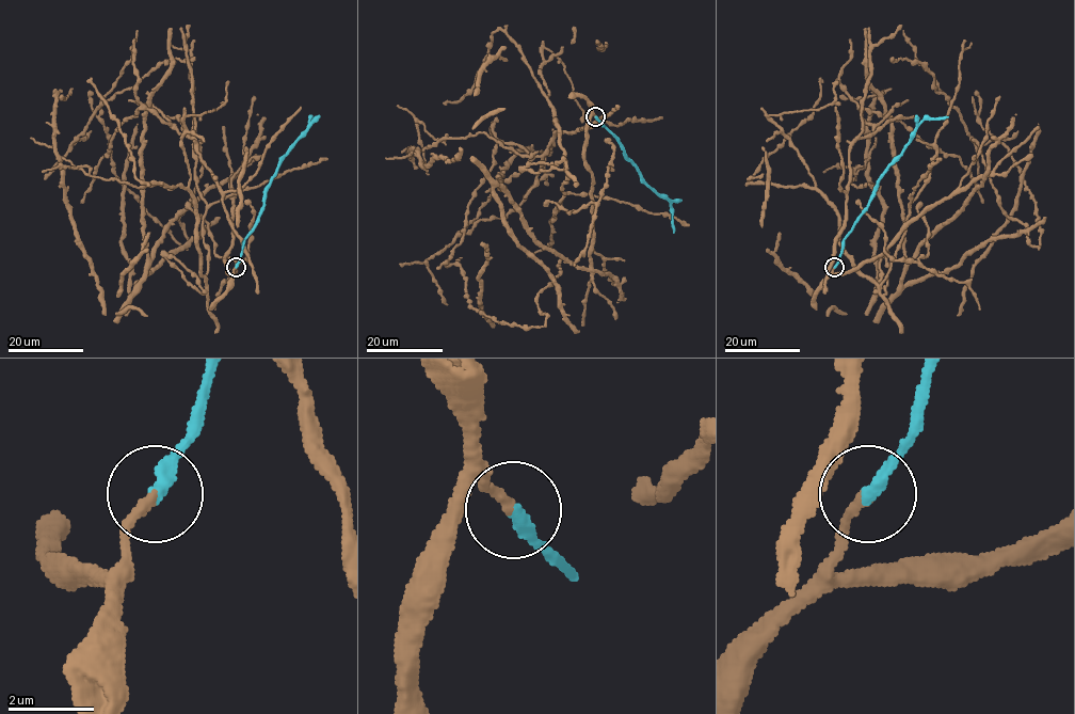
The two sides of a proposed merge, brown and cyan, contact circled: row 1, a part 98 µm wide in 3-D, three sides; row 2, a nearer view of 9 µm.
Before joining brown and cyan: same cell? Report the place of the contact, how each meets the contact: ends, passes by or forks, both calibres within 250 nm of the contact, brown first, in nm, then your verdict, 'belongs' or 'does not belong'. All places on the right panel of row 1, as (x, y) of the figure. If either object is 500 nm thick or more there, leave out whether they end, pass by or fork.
(834, 267) | brown ends | cyan ends | 240/320 nm | belongs

